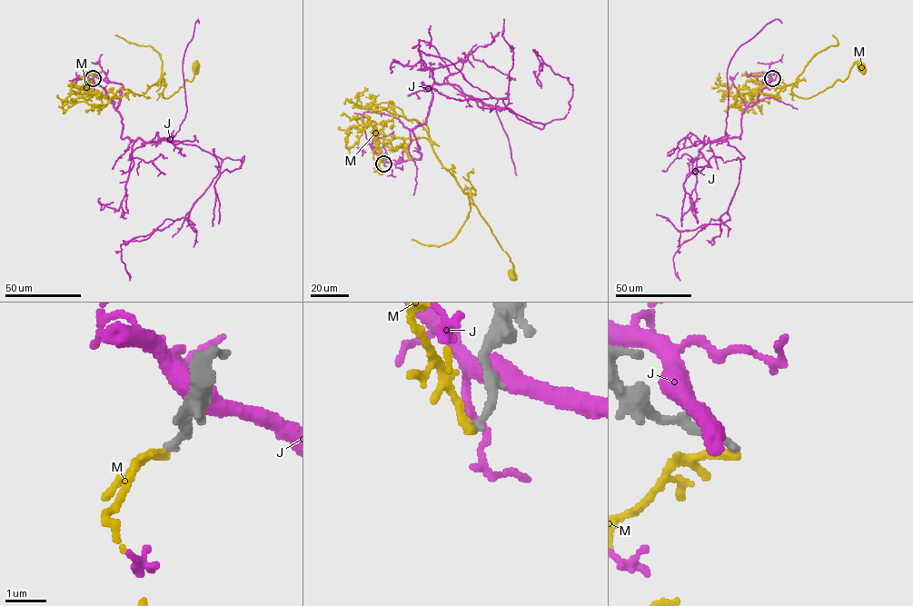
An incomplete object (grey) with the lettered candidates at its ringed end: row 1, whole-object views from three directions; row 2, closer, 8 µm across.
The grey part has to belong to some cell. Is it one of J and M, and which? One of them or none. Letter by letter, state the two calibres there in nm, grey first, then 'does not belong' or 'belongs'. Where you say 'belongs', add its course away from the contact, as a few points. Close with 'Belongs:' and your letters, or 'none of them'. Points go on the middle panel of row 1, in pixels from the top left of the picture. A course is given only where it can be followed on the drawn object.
J: 200/460 nm | does not belong
M: 200/200 nm | does not belong
Belongs: none of them

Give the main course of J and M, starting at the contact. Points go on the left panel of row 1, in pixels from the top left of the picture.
J: (94, 76), (123, 85), (123, 138), (178, 141), (222, 159), (186, 217), (120, 245), (130, 281)
M: (93, 78), (84, 91), (103, 97), (142, 94), (162, 81), (168, 98), (191, 81), (194, 64)

